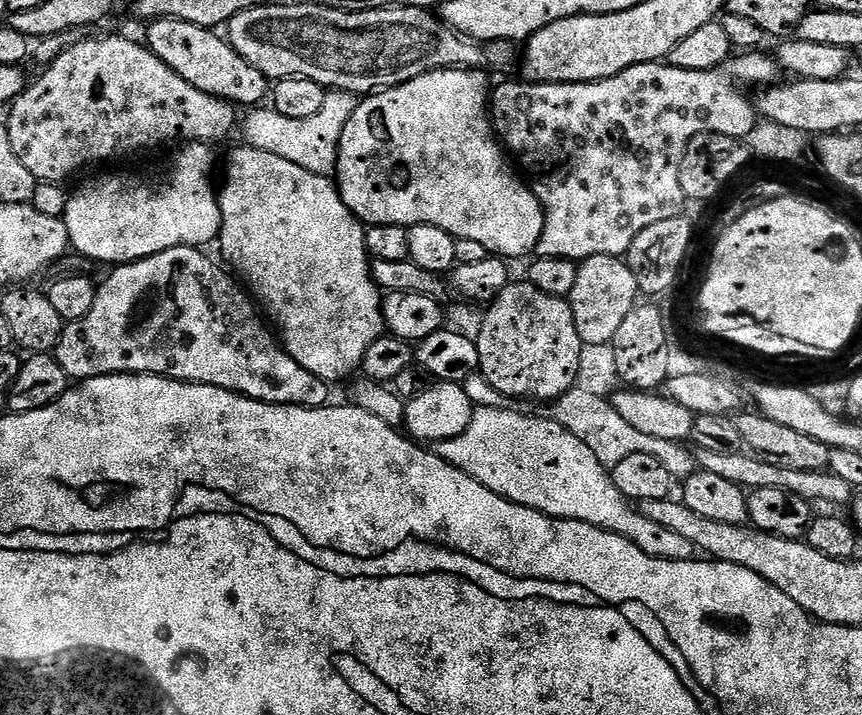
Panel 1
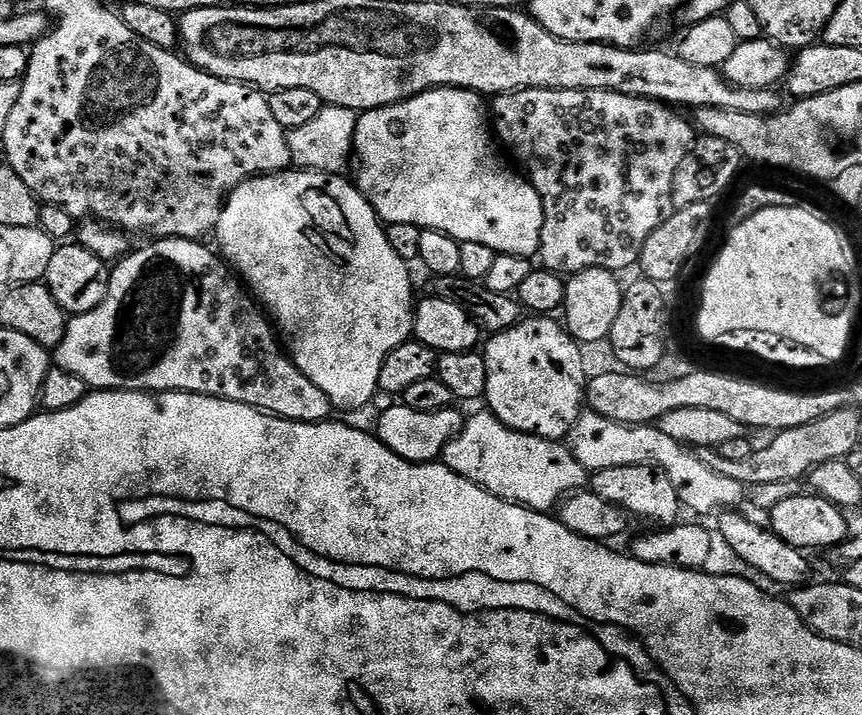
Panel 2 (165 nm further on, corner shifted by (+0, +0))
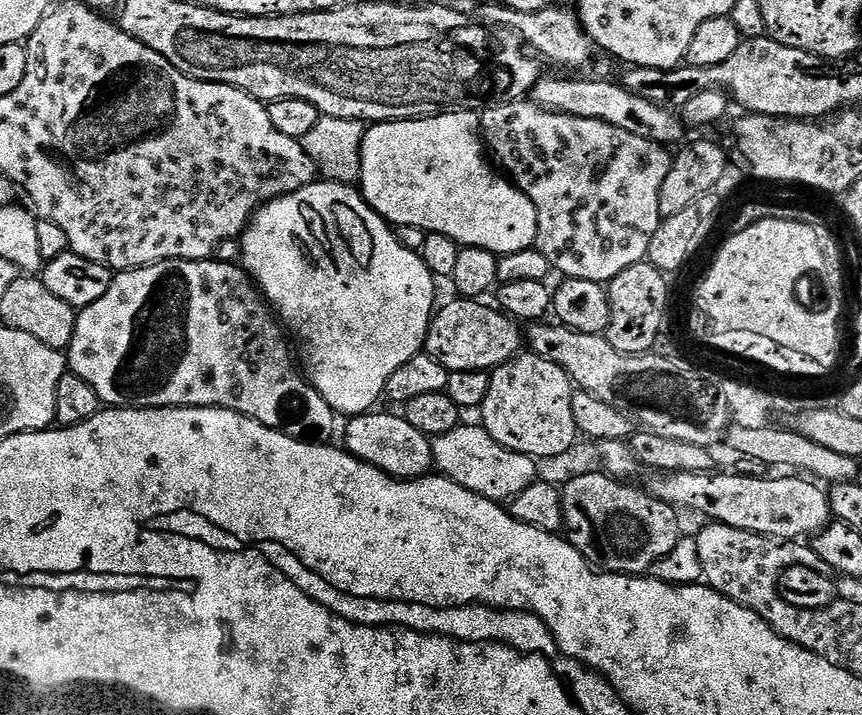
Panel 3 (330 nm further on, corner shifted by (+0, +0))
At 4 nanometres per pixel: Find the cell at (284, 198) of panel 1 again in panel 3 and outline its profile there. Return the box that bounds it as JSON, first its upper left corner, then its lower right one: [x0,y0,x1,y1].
[242,178,438,417]

